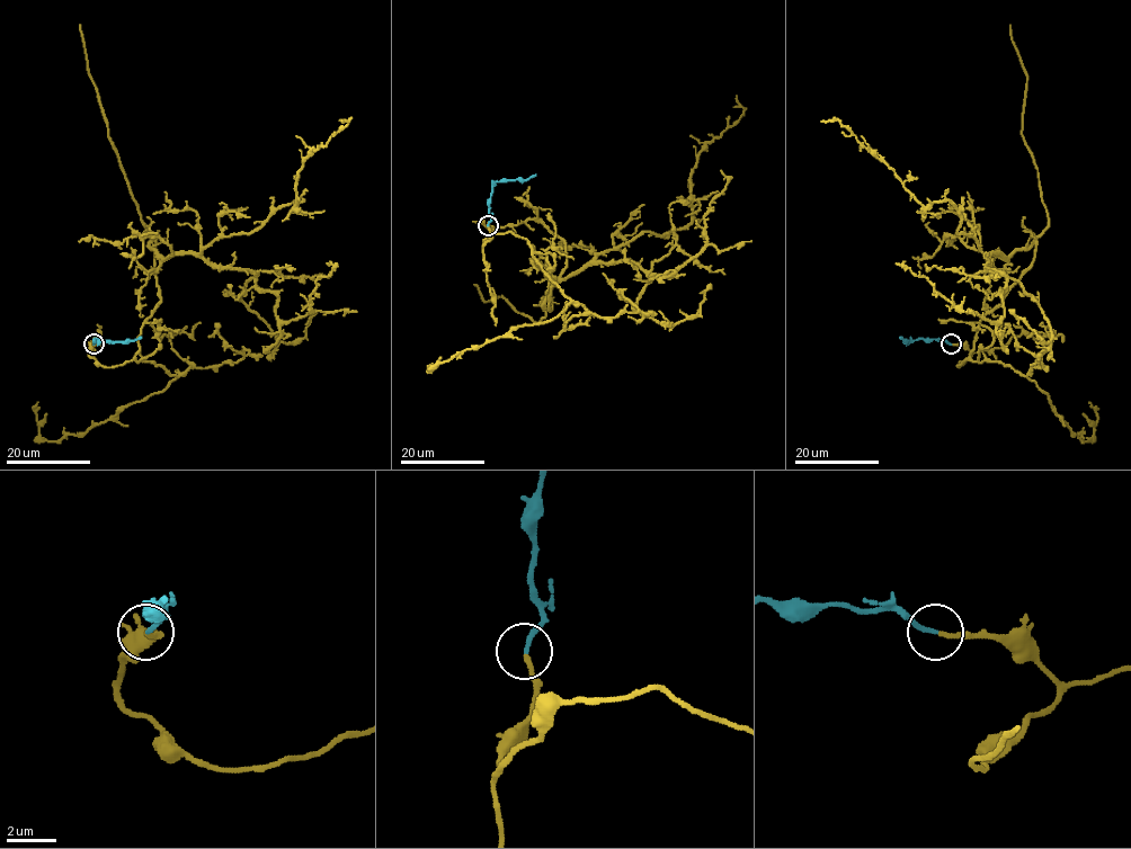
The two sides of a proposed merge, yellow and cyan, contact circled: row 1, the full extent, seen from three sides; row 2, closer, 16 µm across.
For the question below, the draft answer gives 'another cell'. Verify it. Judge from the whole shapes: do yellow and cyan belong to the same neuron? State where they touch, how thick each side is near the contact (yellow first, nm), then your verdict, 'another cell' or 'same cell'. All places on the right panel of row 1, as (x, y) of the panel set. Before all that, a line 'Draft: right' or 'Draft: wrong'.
Draft: wrong
(951, 343) | 170/180 nm | same cell

